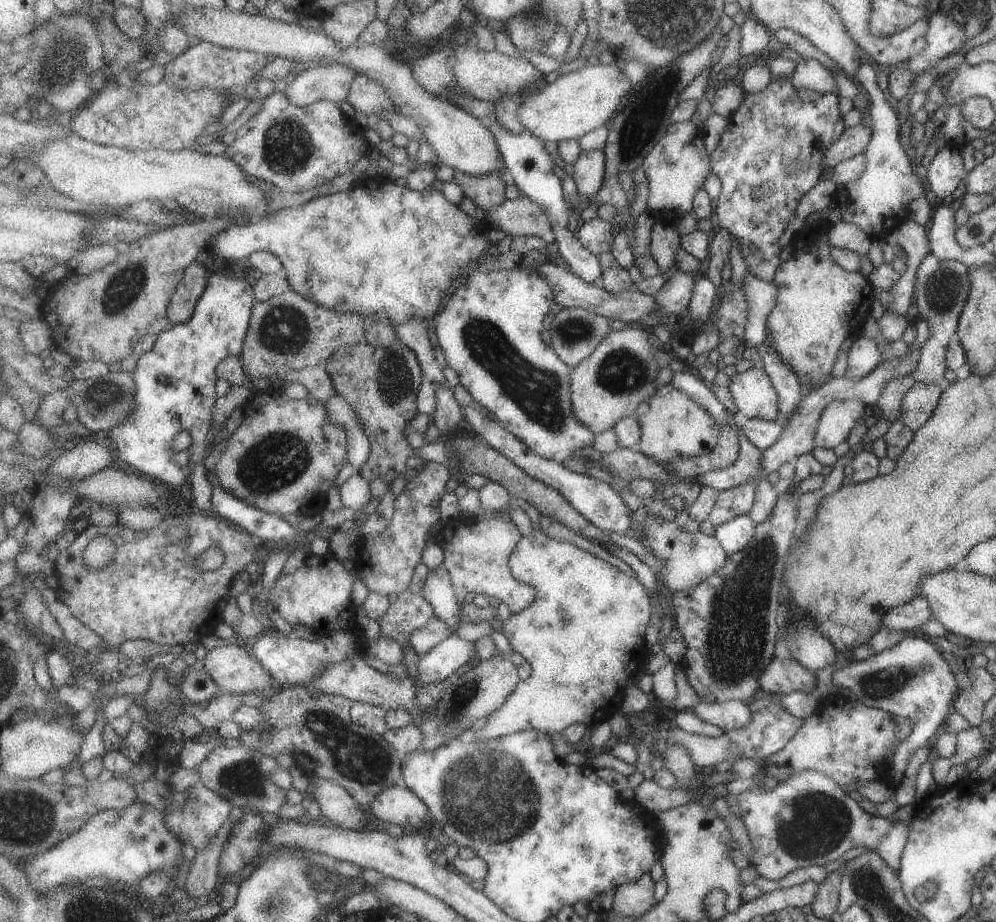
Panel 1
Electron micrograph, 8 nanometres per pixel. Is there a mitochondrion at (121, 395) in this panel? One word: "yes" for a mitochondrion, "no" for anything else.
yes

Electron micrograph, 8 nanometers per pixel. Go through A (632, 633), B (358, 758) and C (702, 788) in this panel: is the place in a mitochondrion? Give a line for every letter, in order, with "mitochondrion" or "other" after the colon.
A: other
B: mitochondrion
C: other

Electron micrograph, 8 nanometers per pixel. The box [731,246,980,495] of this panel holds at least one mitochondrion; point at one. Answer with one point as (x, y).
(943, 288)

